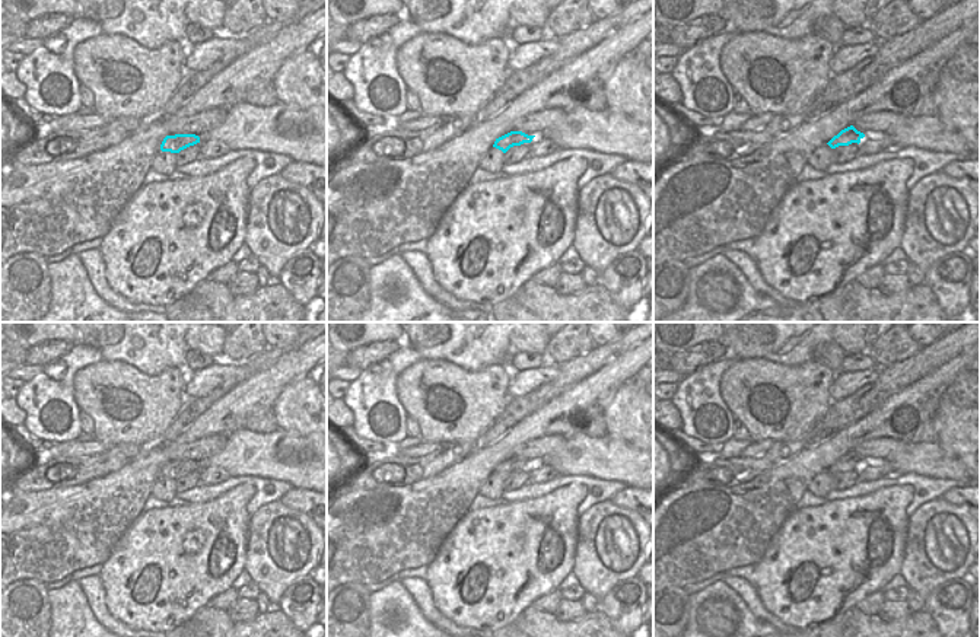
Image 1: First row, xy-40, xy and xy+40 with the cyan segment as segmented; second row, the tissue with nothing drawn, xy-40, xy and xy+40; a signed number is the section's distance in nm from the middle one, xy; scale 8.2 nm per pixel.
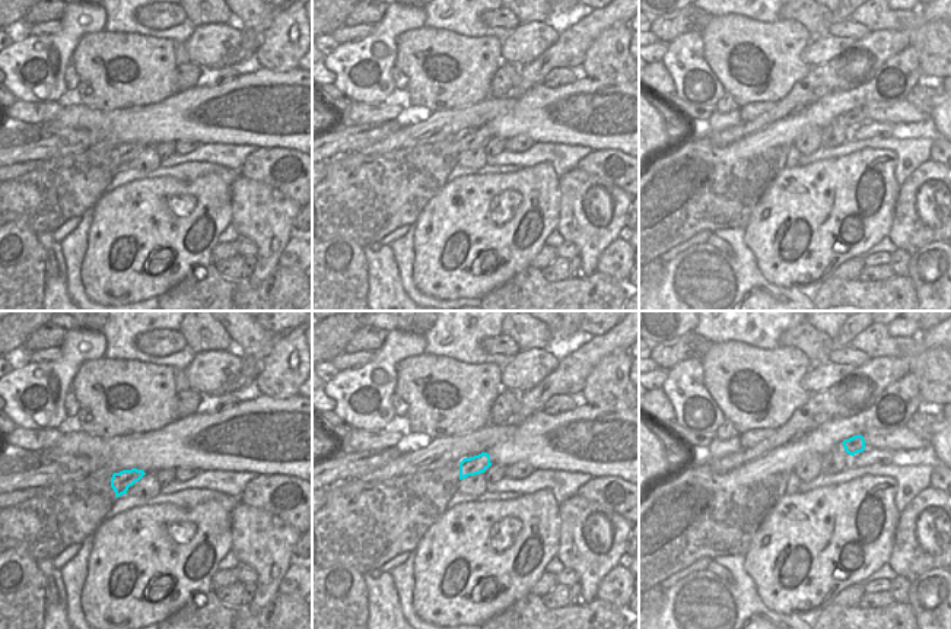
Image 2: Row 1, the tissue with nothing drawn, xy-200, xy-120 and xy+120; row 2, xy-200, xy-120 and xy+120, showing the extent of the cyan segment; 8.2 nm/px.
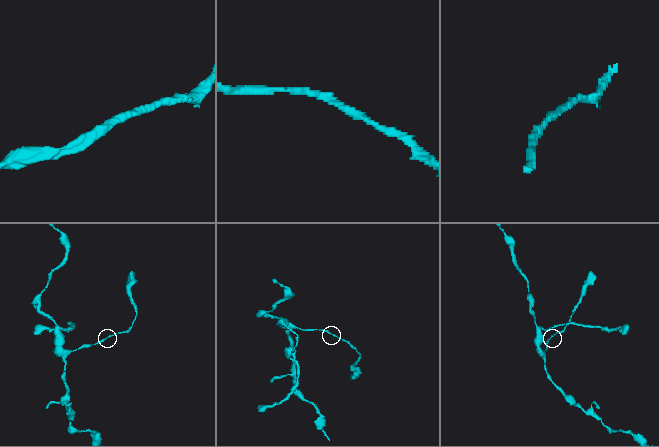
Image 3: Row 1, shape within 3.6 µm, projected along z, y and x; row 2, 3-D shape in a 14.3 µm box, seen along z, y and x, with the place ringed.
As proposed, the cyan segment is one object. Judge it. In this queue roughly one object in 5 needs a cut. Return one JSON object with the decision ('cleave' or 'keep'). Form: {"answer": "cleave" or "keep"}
{"answer": "keep"}

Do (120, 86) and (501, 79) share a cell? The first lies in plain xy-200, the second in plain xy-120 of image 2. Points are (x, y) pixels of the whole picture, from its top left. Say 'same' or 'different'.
different

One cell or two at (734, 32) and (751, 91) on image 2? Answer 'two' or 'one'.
one

